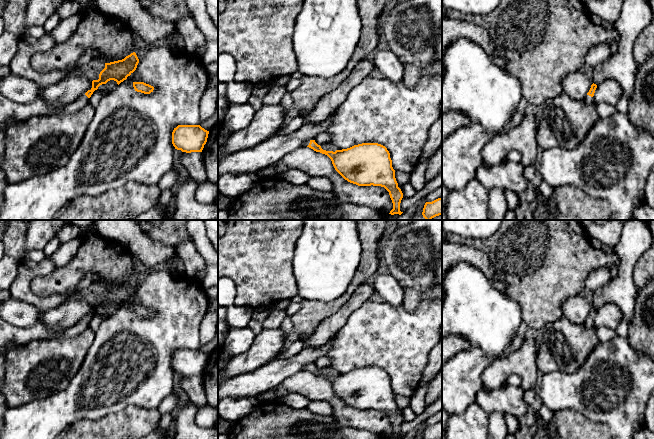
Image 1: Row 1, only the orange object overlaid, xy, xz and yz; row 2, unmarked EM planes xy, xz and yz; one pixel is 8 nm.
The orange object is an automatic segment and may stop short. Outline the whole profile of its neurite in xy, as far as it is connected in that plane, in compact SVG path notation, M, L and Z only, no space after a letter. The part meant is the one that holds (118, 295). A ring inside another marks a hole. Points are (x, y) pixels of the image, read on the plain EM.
M135 276L122 284L105 287L105 292L100 296L99 303L92 305L92 312L79 323L63 331L49 331L41 323L37 323L31 327L21 328L13 326L0 318L0 355L4 355L7 352L6 346L11 342L20 345L34 340L74 337L89 326L89 322L100 309L106 308L110 304L116 305L119 309L136 294L138 287L139 283Z

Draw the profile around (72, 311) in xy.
M78 298L68 299L61 305L41 312L39 323L49 331L63 331L82 321L92 312L92 304Z

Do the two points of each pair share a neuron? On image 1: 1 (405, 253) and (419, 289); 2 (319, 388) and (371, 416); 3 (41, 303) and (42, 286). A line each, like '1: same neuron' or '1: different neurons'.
1: same neuron
2: same neuron
3: different neurons

